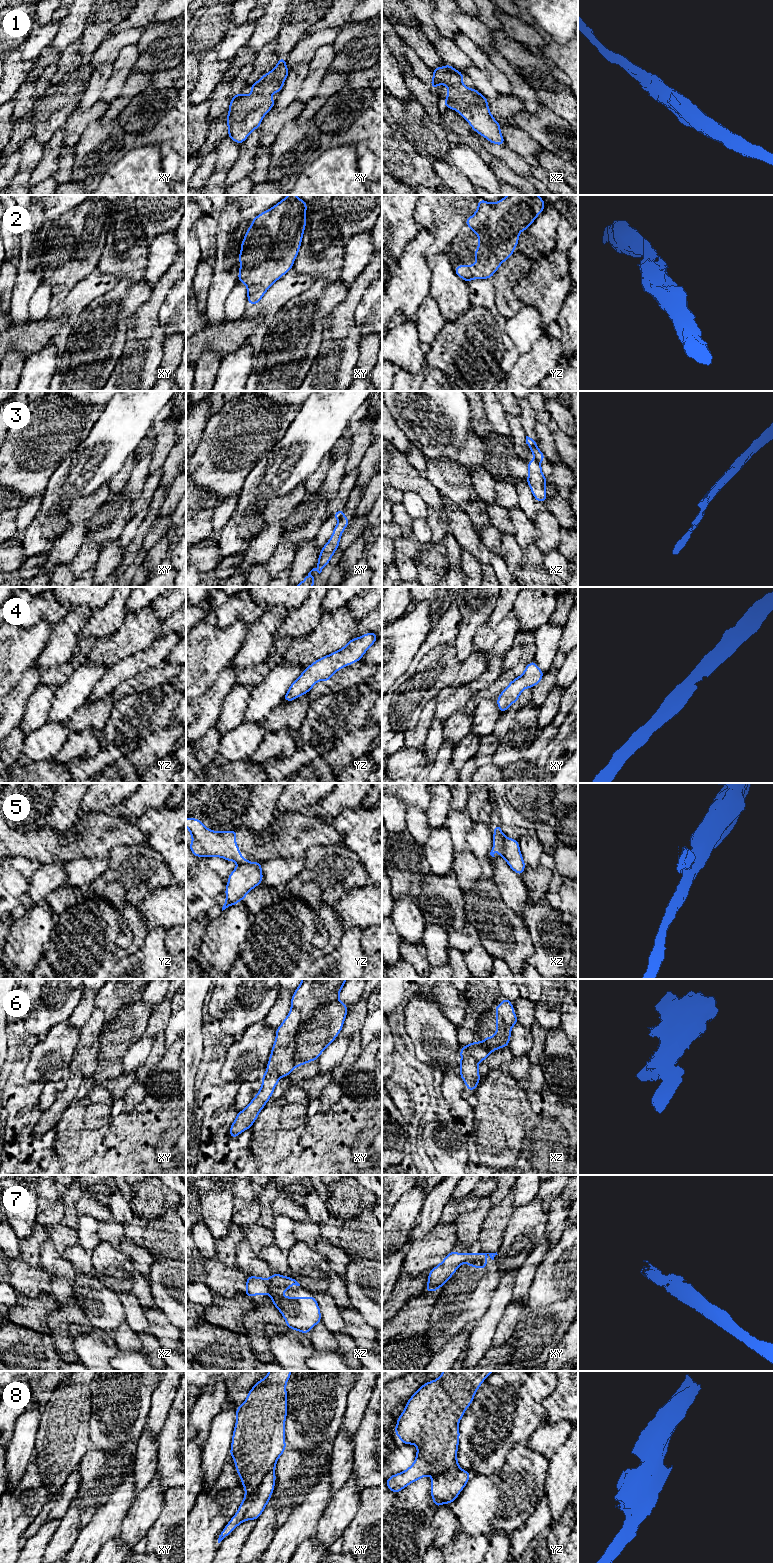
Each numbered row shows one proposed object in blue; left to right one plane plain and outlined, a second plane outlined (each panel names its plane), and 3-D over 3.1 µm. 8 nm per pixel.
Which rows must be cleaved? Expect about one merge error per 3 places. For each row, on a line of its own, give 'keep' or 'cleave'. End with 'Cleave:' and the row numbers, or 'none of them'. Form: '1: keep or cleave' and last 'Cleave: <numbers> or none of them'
1: keep
2: keep
3: cleave
4: keep
5: cleave
6: cleave
7: cleave
8: keep
Cleave: 3, 5, 6, 7

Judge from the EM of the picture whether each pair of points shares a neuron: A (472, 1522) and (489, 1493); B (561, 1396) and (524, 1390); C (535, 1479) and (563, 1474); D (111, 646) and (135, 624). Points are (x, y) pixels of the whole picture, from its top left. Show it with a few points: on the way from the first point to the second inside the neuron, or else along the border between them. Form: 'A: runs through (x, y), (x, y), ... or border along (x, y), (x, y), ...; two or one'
A: runs through (475, 1515), (489, 1500); one
B: border along (556, 1381), (554, 1389), (543, 1401), (545, 1417); two
C: border along (549, 1460), (544, 1490), (542, 1492); two
D: runs through (117, 642), (129, 630); one

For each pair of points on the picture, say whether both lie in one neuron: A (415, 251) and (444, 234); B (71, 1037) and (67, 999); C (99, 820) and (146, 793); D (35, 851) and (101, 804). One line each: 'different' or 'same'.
A: different
B: different
C: different
D: different

